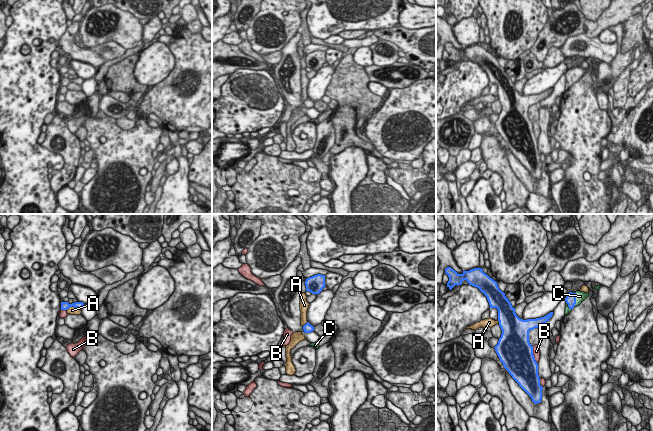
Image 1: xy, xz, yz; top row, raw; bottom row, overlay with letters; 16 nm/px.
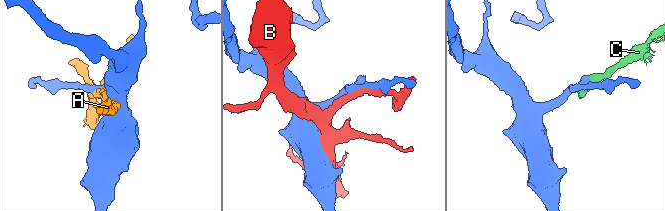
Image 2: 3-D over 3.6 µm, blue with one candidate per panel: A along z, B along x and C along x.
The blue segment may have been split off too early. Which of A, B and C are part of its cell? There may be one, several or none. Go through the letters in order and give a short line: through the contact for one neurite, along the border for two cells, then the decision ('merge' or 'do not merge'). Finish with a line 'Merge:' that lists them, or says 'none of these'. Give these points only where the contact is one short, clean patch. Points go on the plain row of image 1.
A: do not merge
B: do not merge
C: yz (570, 75), (575, 75), (580, 72) | merge
Merge: C

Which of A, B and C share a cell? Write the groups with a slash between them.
A / B / C

